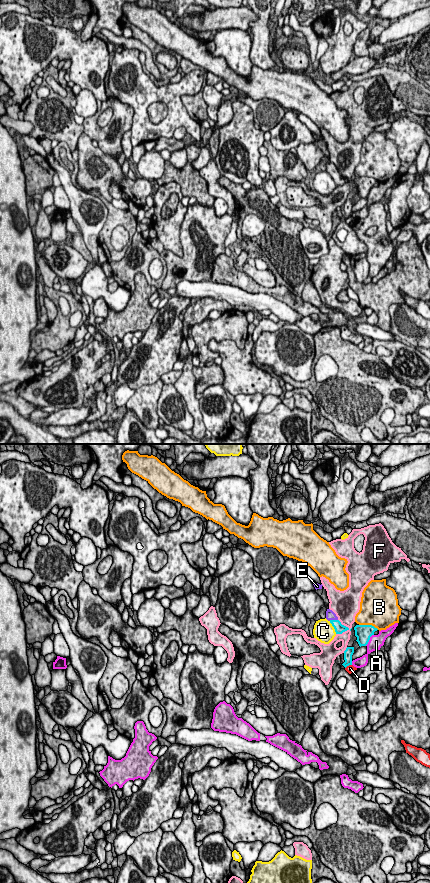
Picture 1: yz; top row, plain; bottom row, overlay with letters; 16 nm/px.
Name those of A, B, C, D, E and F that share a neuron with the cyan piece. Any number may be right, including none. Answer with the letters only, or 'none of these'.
E

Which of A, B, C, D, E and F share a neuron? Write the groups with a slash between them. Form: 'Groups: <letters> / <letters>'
Groups: A / B / C / D / E / F

